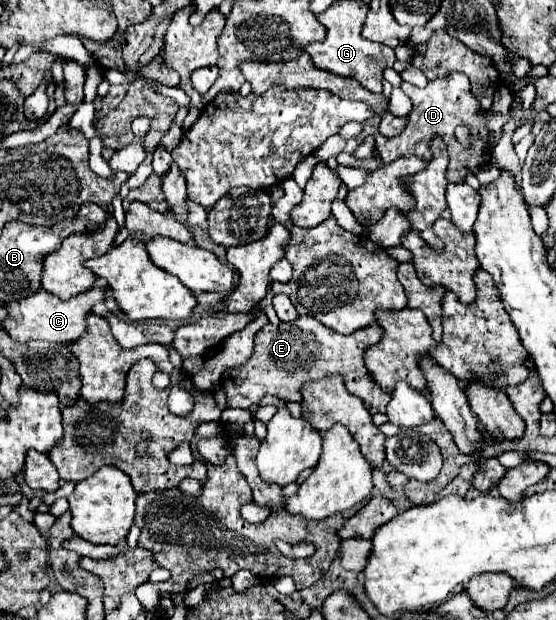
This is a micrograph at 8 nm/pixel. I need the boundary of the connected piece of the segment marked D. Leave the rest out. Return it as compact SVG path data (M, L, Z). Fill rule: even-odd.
M449 74L447 78L437 78L437 80L431 80L425 88L417 88L417 86L411 86L411 84L403 84L405 88L405 94L411 98L413 102L413 110L409 112L409 124L407 128L395 136L395 138L385 138L379 134L377 126L375 130L371 132L361 132L357 138L353 140L341 140L339 136L331 136L317 152L315 156L323 162L327 162L327 158L335 156L335 154L341 154L341 152L349 152L353 154L353 150L357 148L357 144L367 136L375 136L375 144L377 144L377 152L383 160L383 164L389 164L397 158L403 158L403 156L419 156L419 158L425 158L425 160L431 160L431 142L433 138L443 138L443 142L447 144L447 150L449 150L449 168L447 168L447 180L449 182L465 182L465 176L473 174L477 176L477 172L487 164L489 156L487 156L487 144L489 140L499 140L503 136L503 126L507 122L511 122L515 110L509 110L507 116L503 116L501 112L491 112L491 110L481 110L479 108L479 102L475 100L475 96L471 94L471 86L469 86L469 80L465 74ZM457 126L469 126L471 132L475 132L473 136L473 148L467 152L457 140L455 140L455 134L453 130Z

